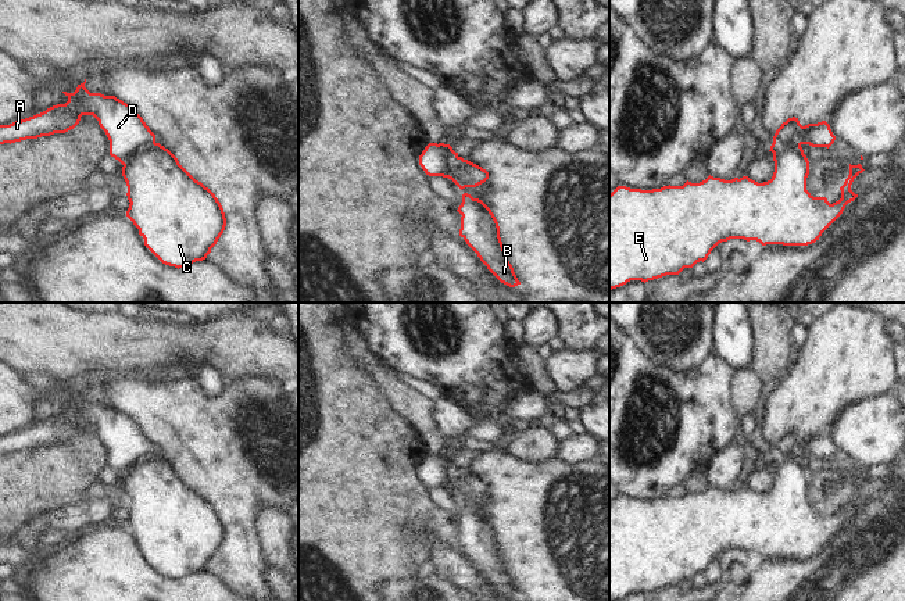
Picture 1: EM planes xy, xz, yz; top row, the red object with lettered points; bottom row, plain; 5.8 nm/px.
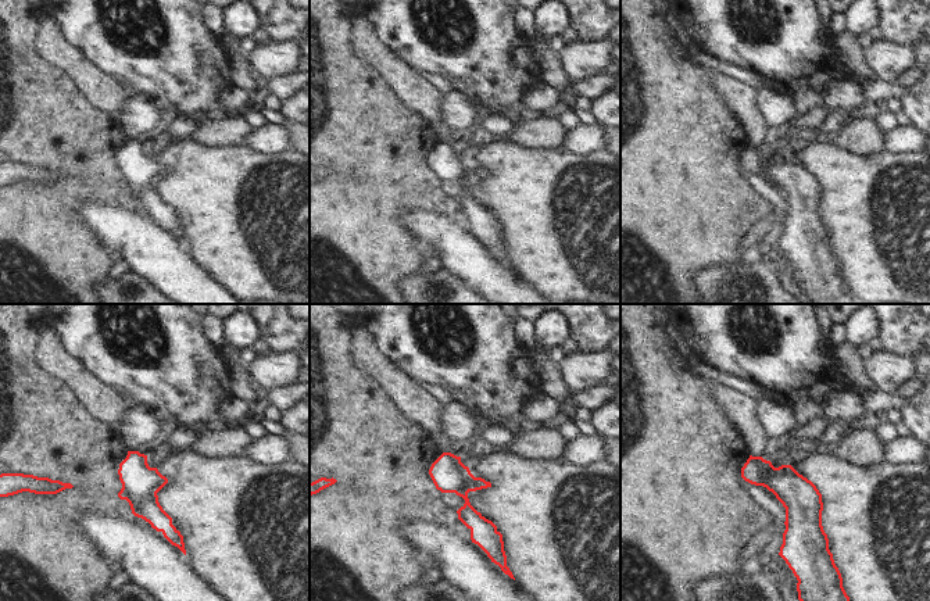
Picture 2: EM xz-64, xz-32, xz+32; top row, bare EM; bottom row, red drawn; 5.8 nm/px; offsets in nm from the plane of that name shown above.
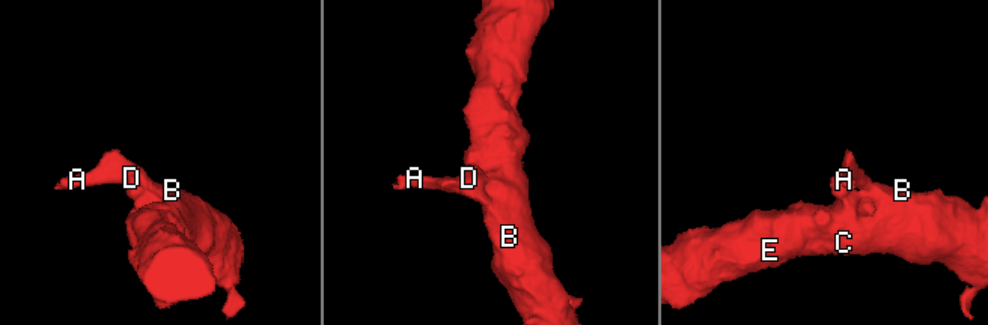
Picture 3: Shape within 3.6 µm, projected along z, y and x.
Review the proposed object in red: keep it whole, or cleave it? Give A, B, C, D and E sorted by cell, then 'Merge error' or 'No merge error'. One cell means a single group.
Groups: A B C D E. No merge error

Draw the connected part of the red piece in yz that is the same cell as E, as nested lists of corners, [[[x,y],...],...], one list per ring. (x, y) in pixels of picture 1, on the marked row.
[[[788,118],[776,130],[770,150],[773,153],[775,172],[770,180],[758,183],[748,176],[725,180],[708,176],[700,183],[686,182],[683,186],[663,186],[661,189],[641,190],[618,186],[609,194],[609,290],[620,287],[630,280],[648,282],[666,275],[679,275],[684,268],[693,268],[705,261],[711,251],[722,242],[730,239],[756,240],[762,246],[808,246],[819,240],[822,233],[843,214],[845,205],[858,194],[851,190],[854,179],[865,169],[861,164],[849,164],[849,175],[840,187],[841,198],[833,204],[826,197],[813,197],[806,190],[809,161],[802,144],[812,147],[830,147],[836,140],[826,121],[802,126],[798,118]]]

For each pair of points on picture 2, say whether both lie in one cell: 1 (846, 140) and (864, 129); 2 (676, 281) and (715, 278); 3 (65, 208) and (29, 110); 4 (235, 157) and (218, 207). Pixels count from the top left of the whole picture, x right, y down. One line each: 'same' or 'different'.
1: same
2: different
3: same
4: same

